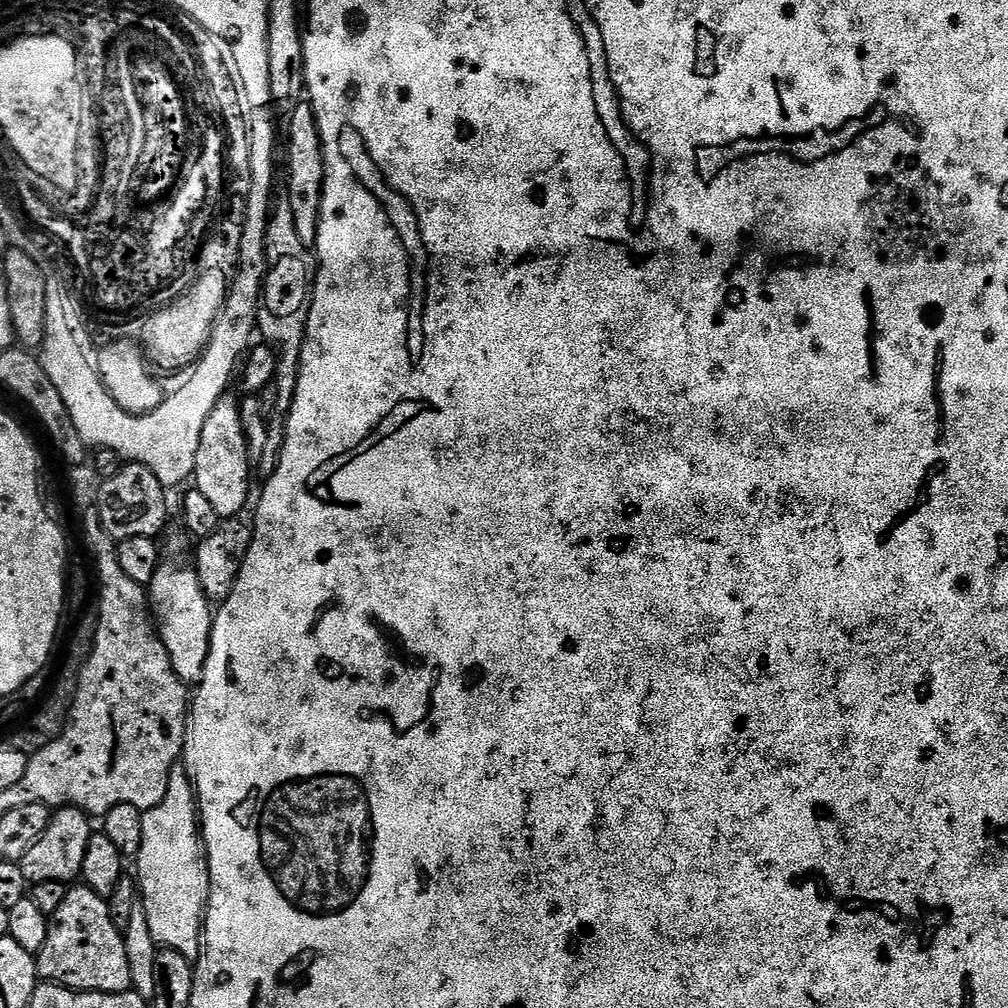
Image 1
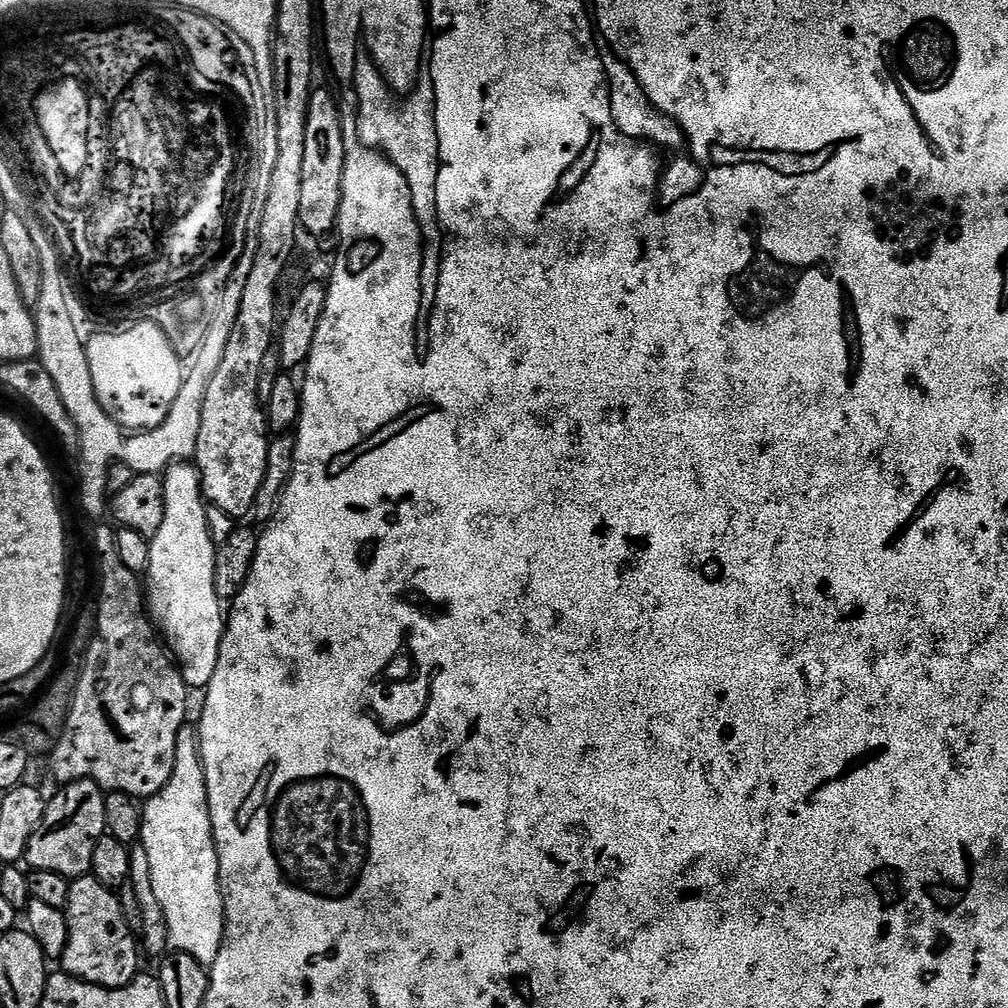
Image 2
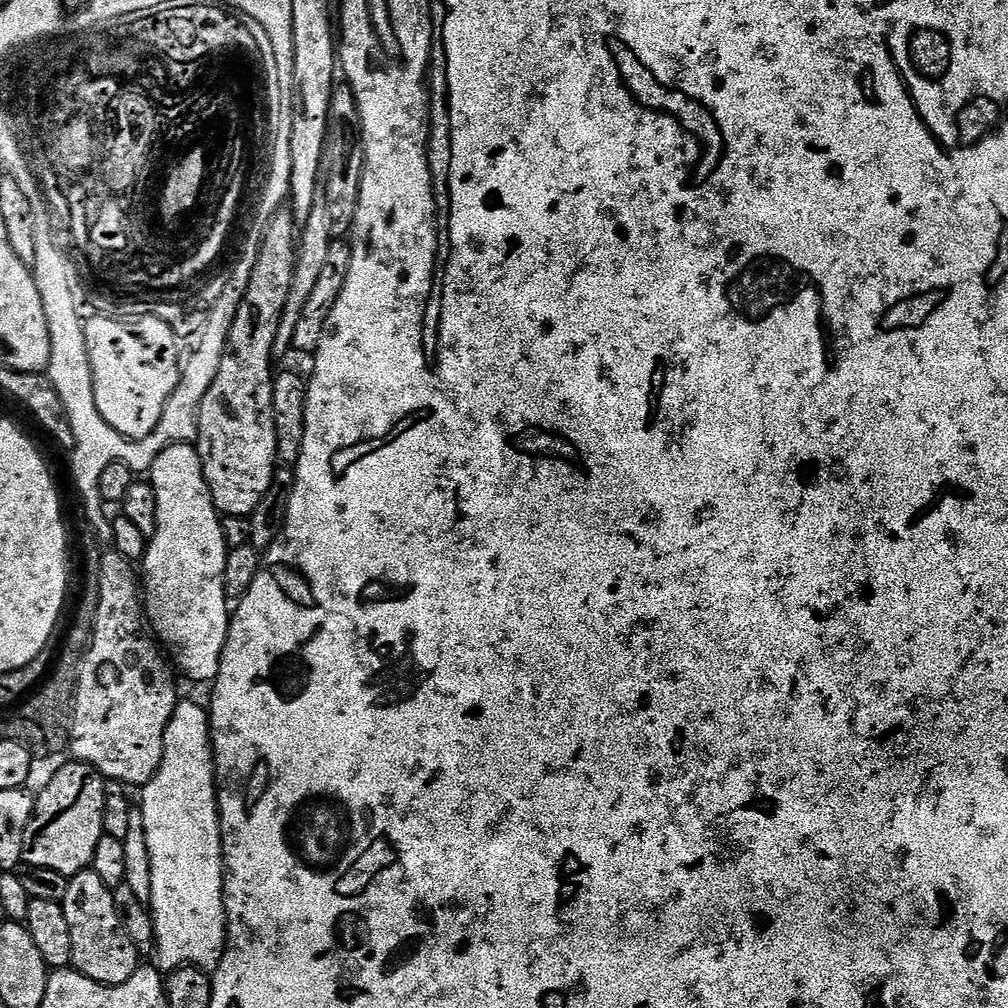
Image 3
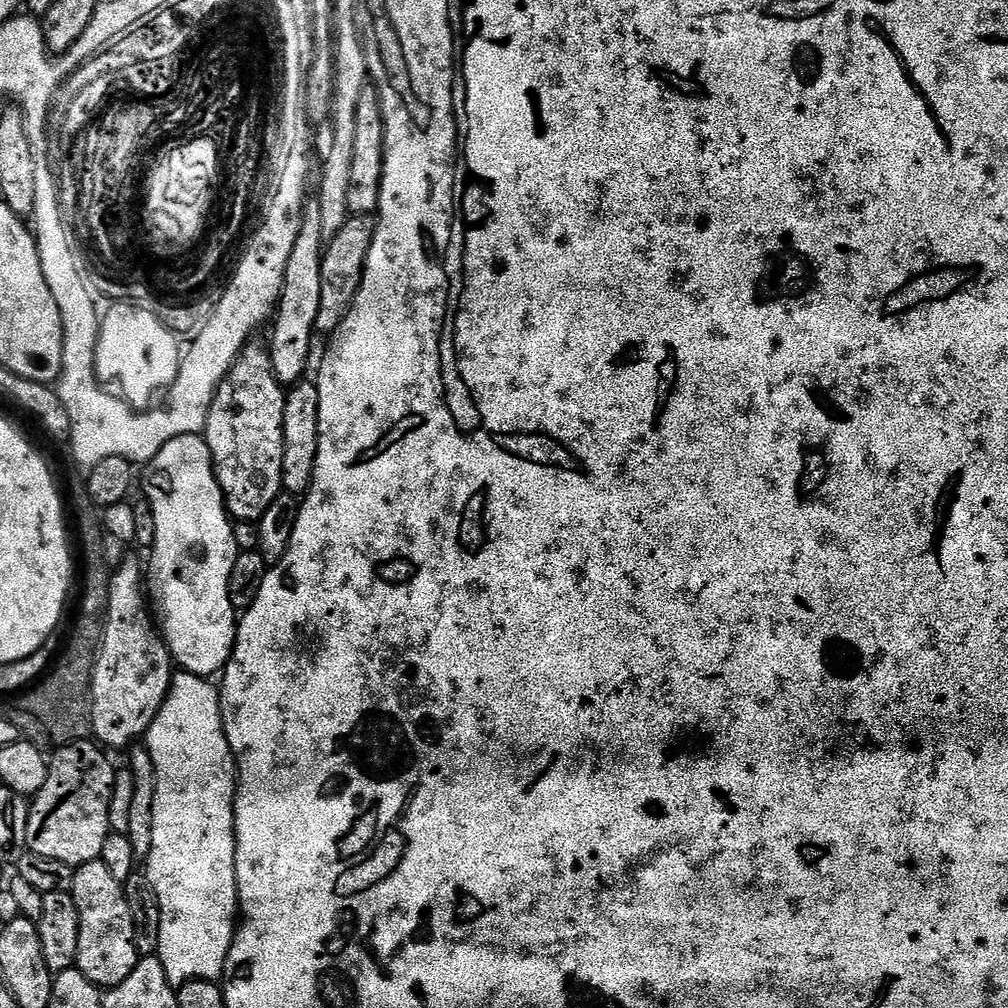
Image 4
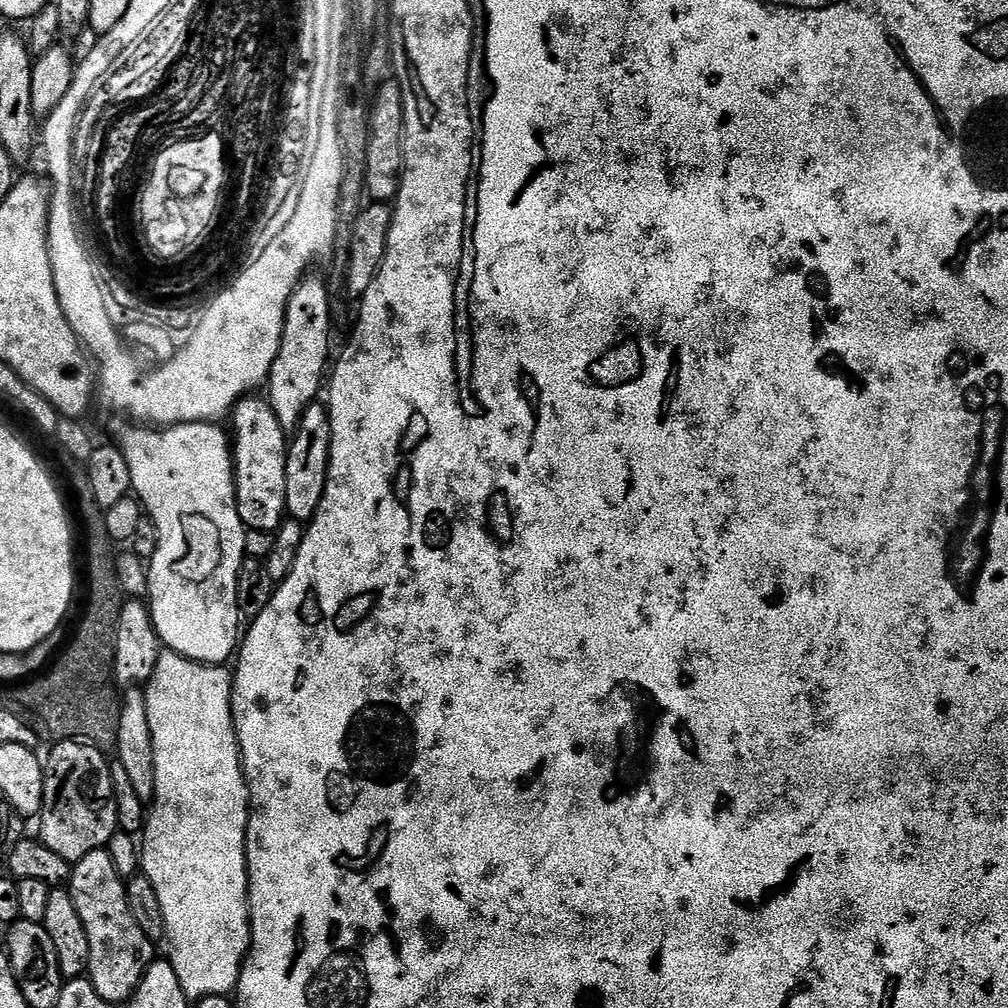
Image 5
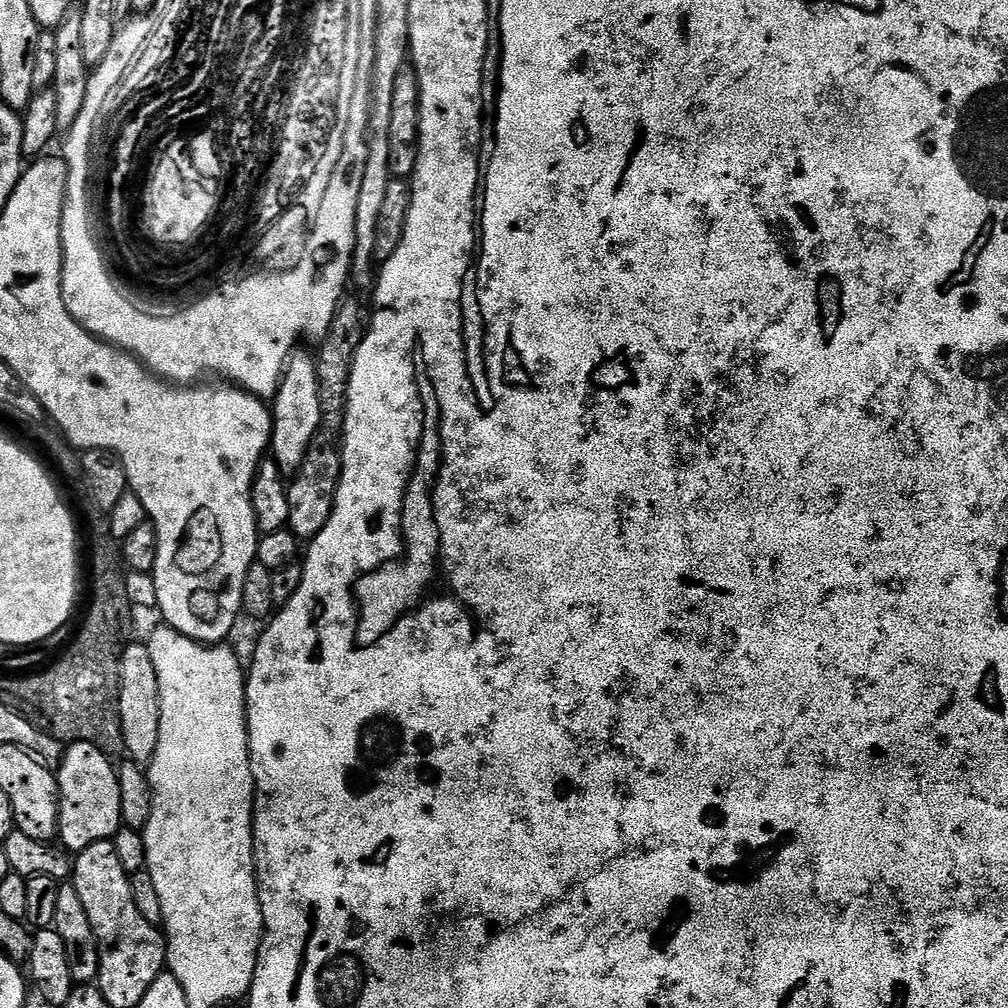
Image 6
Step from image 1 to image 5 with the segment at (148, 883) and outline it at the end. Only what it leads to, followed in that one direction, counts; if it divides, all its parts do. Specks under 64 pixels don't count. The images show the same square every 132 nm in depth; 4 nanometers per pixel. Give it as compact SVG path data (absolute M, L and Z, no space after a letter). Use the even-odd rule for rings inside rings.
M164 650L161 651L154 674L146 685L146 710L154 742L156 794L150 801L150 811L142 829L142 874L150 878L158 894L158 902L162 902L164 940L168 944L166 959L174 966L174 974L178 974L178 982L182 982L182 990L192 1002L203 996L228 996L235 993L240 967L244 964L244 957L248 955L248 945L252 943L252 921L248 918L248 859L244 853L248 833L248 781L244 779L244 766L240 763L240 743L236 741L236 727L232 721L232 677L233 673L227 667L200 664L197 660L187 660L177 652Z

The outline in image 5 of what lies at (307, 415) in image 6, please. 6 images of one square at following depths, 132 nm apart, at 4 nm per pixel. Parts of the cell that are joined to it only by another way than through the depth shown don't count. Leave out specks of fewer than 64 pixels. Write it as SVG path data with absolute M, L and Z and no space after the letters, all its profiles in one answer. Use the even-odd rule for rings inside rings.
M305 275L296 285L292 297L288 299L280 344L277 346L276 357L270 366L266 381L268 405L272 407L278 422L286 430L295 430L306 406L317 403L319 396L316 395L319 392L321 395L322 385L326 380L326 369L329 367L328 331L332 328L332 304L328 301L330 293L327 283L321 277L319 280L312 275Z

